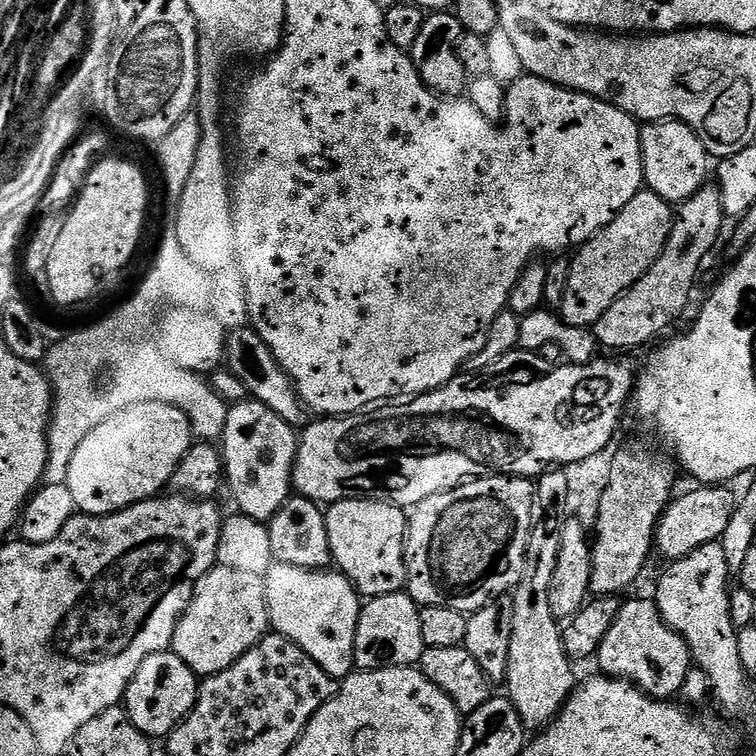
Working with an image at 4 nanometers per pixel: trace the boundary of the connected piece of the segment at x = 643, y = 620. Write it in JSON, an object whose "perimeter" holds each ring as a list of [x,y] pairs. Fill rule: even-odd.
{"perimeter":[[[655,599],[624,600],[614,618],[614,626],[594,657],[600,663],[599,671],[613,678],[623,678],[640,691],[658,700],[668,700],[681,691],[688,669],[693,667],[688,644],[660,616]]]}

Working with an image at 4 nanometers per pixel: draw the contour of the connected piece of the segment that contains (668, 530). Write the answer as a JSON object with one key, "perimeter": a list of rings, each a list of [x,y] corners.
{"perimeter":[[[696,486],[693,492],[685,496],[677,495],[669,504],[668,509],[662,514],[660,525],[656,527],[656,539],[654,541],[658,552],[665,556],[665,561],[681,560],[689,556],[694,550],[698,550],[707,544],[717,543],[723,537],[726,526],[730,526],[732,515],[736,513],[737,497],[732,497],[731,487],[728,486]]]}

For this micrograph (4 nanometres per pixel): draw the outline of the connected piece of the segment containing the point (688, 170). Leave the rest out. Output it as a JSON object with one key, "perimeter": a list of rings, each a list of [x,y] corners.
{"perimeter":[[[680,120],[648,122],[640,130],[640,149],[647,191],[668,204],[678,206],[703,186],[710,176],[710,157],[696,132]]]}

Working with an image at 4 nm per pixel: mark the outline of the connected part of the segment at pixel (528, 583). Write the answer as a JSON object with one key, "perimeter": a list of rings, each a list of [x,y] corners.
{"perimeter":[[[549,470],[537,479],[524,573],[511,593],[512,637],[506,695],[528,730],[540,730],[551,724],[578,683],[576,672],[572,669],[573,661],[564,649],[561,625],[556,616],[550,614],[550,578],[558,563],[558,550],[562,550],[562,526],[570,510],[568,494],[565,471]]]}

